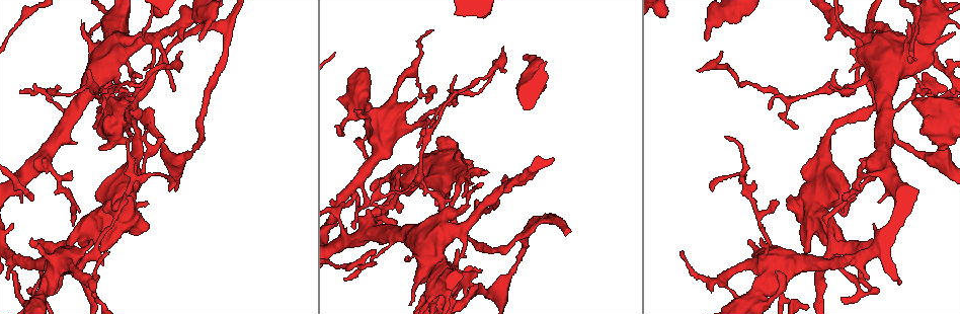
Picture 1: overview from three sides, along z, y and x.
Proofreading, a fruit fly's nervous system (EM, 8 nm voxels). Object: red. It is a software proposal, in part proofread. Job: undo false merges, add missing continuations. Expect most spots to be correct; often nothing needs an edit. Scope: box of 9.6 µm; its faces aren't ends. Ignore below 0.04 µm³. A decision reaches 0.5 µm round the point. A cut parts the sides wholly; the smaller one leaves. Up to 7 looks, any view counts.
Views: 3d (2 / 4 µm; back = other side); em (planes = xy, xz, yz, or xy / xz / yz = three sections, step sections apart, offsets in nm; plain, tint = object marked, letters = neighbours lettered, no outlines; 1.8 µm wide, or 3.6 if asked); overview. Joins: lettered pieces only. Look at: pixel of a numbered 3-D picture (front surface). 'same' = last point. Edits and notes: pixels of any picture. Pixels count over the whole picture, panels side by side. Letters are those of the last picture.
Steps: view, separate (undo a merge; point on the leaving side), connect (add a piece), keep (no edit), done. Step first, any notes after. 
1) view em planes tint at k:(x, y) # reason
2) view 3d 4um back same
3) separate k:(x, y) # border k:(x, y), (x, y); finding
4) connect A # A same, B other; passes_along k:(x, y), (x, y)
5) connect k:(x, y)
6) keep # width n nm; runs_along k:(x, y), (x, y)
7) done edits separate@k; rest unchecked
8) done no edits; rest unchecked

view 3d 4um back at 1:(115, 55)

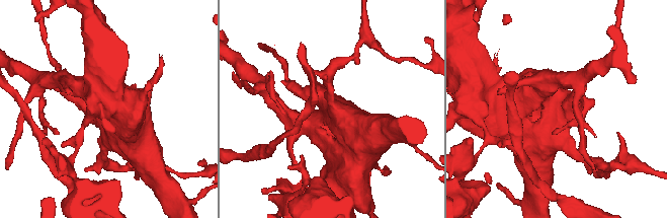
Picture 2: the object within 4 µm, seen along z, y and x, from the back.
view em xz step 8 tint at 2:(554, 110) # shape alone is not enough

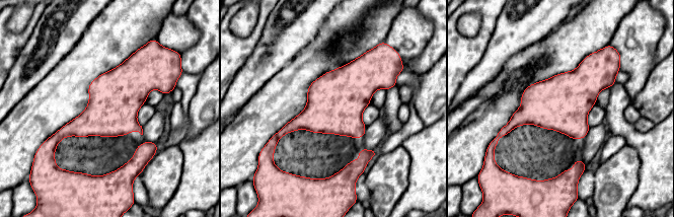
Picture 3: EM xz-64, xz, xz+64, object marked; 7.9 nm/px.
view em planes letters same

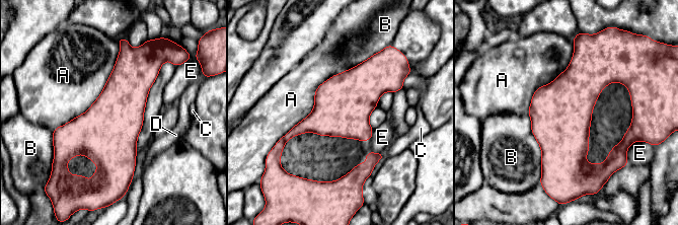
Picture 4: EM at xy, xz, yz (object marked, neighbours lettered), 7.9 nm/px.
keep # width 460 nm; A other, B other, C other, D other, E other; border 4:(119, 43), (97, 98), (53, 130); one cell here

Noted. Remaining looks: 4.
view 3d 4um back at 1:(135, 149) # thick turns thin

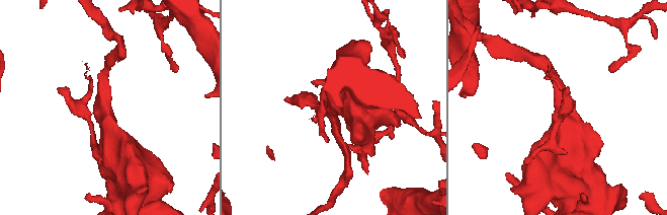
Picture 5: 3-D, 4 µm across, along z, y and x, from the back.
view em xy step 16 tint at 5:(559, 105) # shape alone is not enough

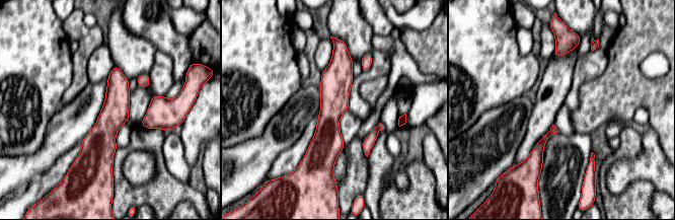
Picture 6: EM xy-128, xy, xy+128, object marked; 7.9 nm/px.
view em planes letters same # another direction

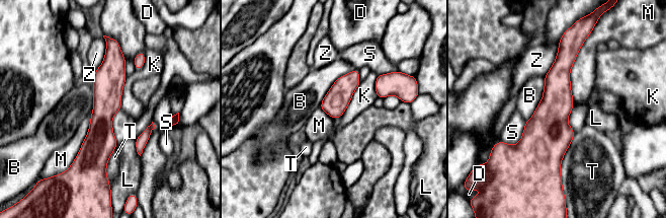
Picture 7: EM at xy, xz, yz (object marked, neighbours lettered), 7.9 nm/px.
keep # B other, D other, K other, L other, M other, S other, T other, Z other; runs_along 7:(112, 45), (101, 116), (102, 166); one cell here

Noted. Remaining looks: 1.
view em planes letters at 1:(199, 39) # branch stops here

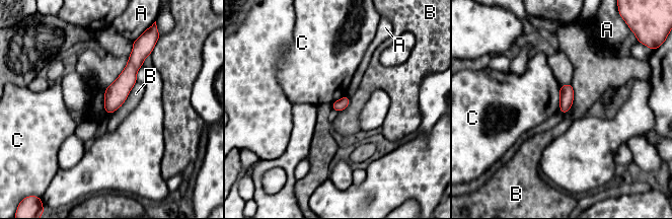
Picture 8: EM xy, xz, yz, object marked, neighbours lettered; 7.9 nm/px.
keep # A other, B other, C other; border 8:(136, 82), (126, 100), (110, 115); none of them fits

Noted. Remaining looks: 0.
done no edits; rest unchecked

